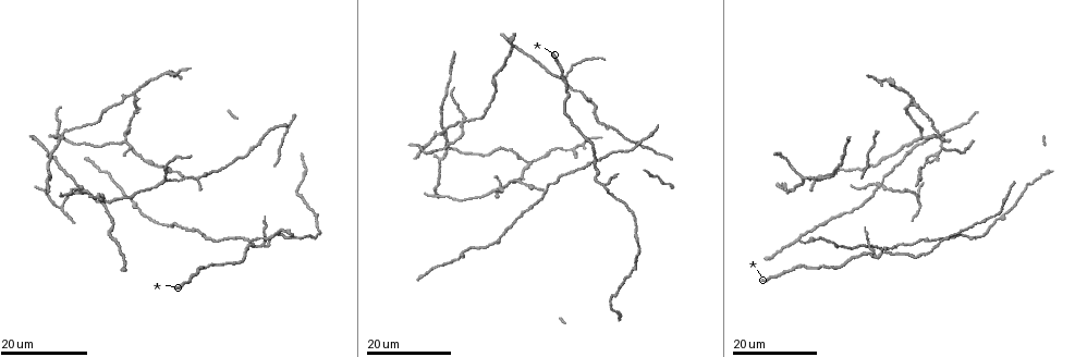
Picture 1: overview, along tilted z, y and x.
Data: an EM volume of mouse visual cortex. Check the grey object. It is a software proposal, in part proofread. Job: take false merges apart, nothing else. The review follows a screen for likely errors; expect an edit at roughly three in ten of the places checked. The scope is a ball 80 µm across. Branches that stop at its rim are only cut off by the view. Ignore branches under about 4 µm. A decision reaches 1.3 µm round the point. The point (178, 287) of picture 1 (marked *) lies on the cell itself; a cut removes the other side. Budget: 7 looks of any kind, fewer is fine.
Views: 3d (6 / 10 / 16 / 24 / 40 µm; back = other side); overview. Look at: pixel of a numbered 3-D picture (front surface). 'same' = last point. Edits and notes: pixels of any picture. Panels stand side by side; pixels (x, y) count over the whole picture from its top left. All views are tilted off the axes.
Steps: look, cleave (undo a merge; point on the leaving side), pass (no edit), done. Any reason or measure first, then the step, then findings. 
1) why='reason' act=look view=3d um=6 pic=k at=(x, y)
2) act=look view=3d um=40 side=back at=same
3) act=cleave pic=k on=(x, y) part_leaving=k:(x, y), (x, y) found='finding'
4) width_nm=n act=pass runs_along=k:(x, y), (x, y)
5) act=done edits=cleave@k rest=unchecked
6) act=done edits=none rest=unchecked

why='three-way junction' act=look view=3d um=16 pic=1 at=(899, 149)

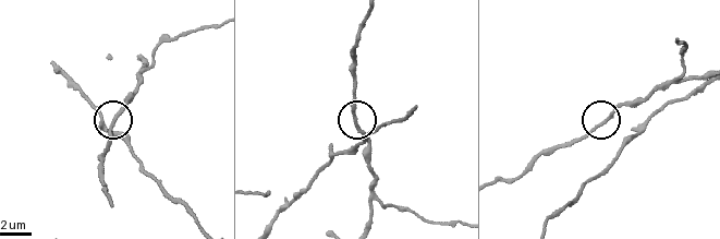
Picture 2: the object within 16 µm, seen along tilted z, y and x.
act=look view=3d um=10 pic=2 at=(116, 116)

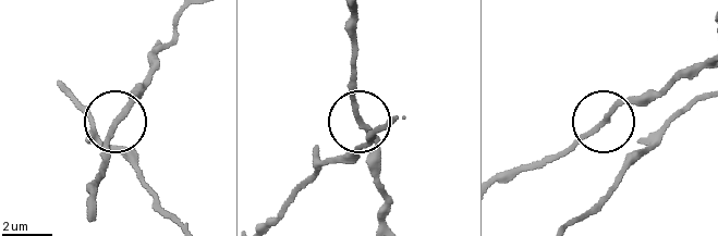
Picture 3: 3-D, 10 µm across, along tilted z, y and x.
side_arm_um=24 act=pass runs_along=3:(572, 222), (610, 188), (628, 157), (605, 124), (559, 158) found='continuous, no second cell'

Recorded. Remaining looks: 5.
why='branch point' act=look view=3d um=16 pic=1 at=(915, 101)

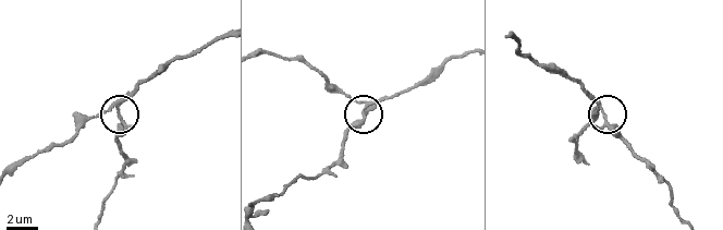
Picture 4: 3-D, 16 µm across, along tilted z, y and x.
act=look view=3d um=6 pic=4 at=(602, 108)

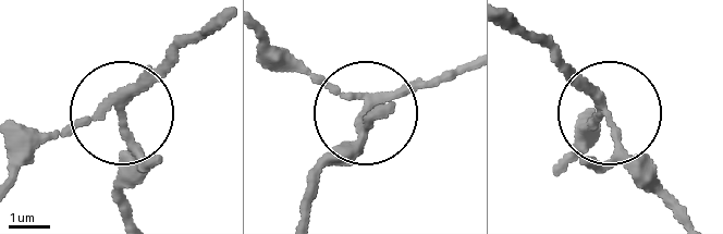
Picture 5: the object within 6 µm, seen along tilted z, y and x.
act=look view=3d um=6 side=back pic=5 at=(120, 114)

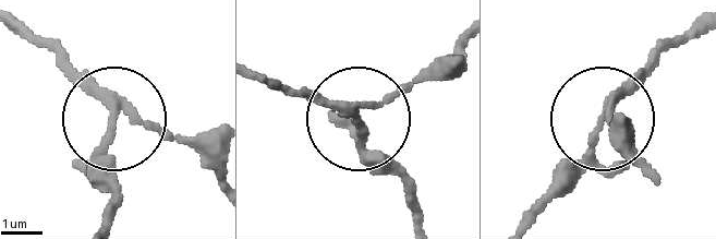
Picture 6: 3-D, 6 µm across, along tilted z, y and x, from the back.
arms=3 act=cleave pic=6 on=(95, 163) part_leaving=6:(120, 114), (101, 159), (100, 216) found='a second cell is stuck on'

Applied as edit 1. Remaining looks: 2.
act=look view=3d um=24 pic=1 at=(919, 140)

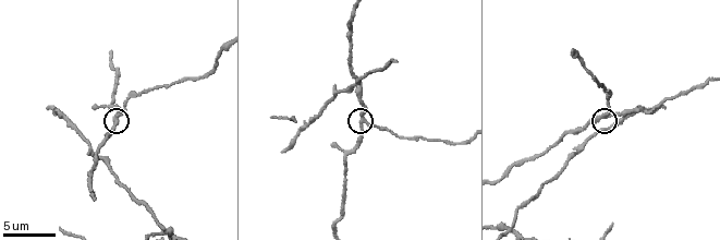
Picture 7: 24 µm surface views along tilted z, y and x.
act=look view=3d um=6 pic=7 at=(605, 114)

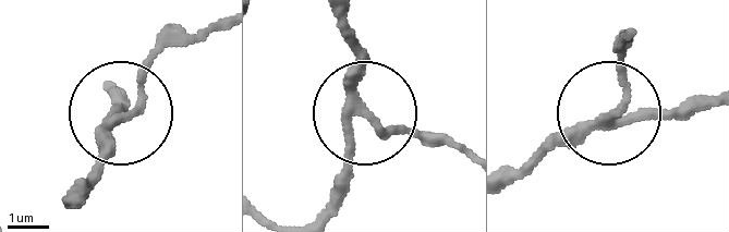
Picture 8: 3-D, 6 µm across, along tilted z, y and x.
width_nm=230 act=pass runs_along=8:(339, 9), (361, 107), (337, 215) found='all the same cell'

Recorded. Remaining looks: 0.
act=done edits=cleave@6 rest=unchecked

